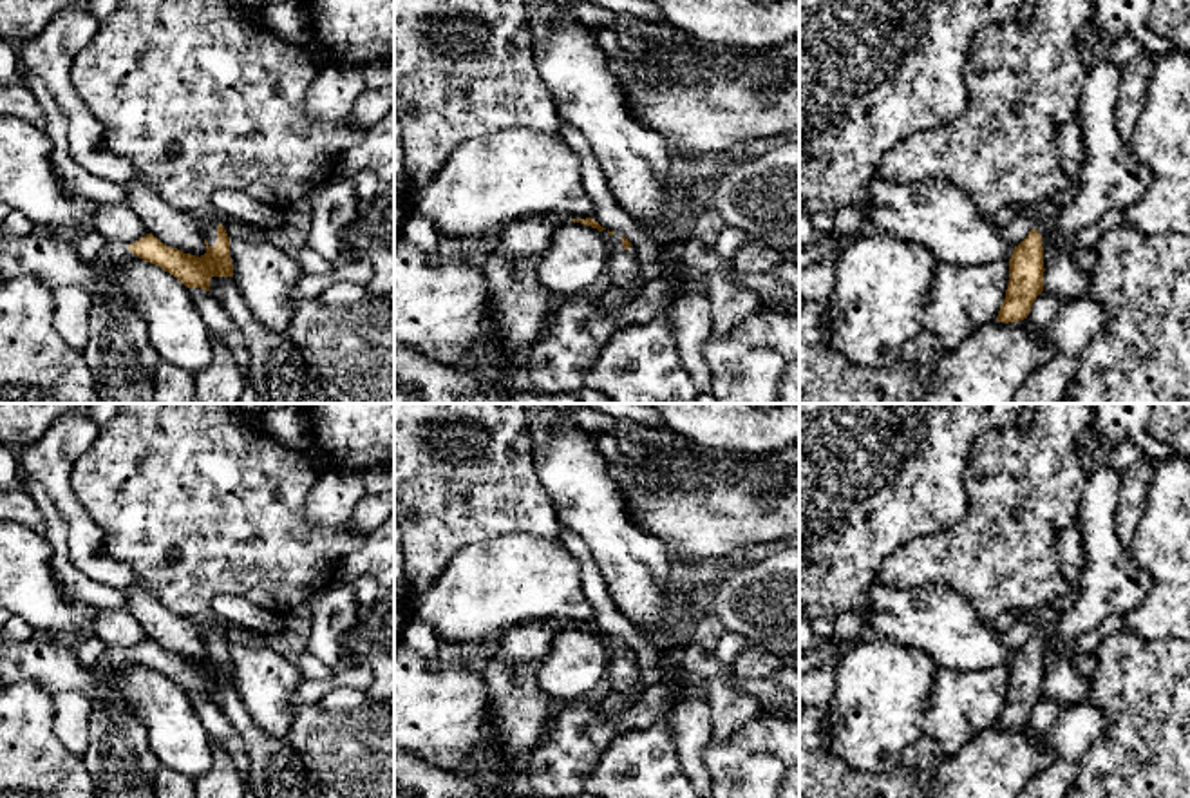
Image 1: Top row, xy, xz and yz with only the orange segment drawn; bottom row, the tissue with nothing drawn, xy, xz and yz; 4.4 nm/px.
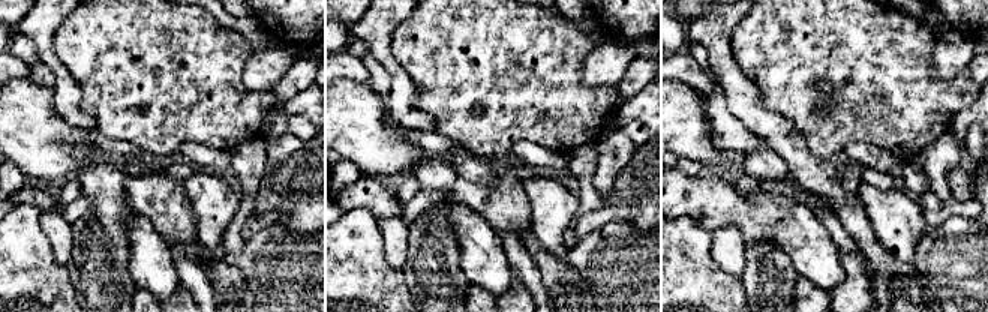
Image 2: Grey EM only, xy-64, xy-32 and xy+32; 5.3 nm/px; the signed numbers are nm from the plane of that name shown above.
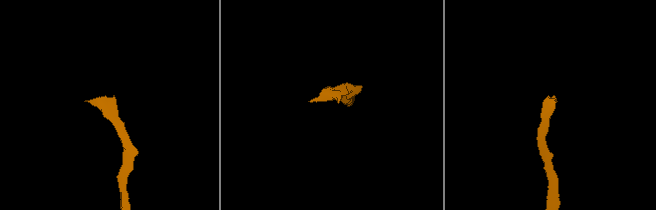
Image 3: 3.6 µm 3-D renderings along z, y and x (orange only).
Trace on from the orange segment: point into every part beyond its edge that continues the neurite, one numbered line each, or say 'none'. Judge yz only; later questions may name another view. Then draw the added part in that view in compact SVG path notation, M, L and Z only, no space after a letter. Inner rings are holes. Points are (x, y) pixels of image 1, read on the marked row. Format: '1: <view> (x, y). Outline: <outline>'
1: yz (1113, 178). Outline: M1094 0L1092 24L1100 31L1094 65L1087 71L1080 119L1085 139L1085 163L1072 201L1051 224L1036 224L1042 246L1065 242L1096 224L1107 212L1127 208L1141 199L1152 183L1145 166L1116 127L1119 65L1110 60L1112 47L1130 31L1148 27L1152 0Z

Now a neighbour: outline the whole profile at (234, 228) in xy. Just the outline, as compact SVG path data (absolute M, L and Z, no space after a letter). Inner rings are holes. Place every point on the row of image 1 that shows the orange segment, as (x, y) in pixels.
M226 221L224 230L230 239L239 237L239 239L262 242L271 237L271 233L268 230L253 228L244 223L237 223L237 221Z

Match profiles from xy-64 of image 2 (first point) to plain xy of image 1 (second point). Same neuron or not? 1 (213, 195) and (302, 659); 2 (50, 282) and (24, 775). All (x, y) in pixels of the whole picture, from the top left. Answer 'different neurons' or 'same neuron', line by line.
1: different neurons
2: same neuron

